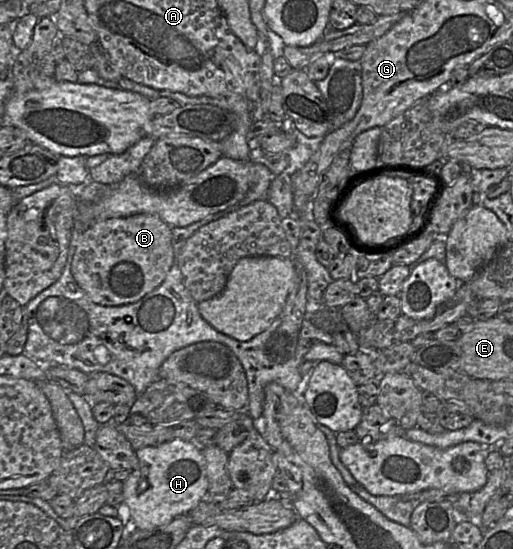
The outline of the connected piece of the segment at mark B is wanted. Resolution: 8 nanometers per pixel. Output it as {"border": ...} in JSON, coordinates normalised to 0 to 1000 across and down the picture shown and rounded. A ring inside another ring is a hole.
{"border":[[[296,390],[189,403],[158,428],[138,479],[140,501],[179,550],[197,557],[261,552],[306,525],[337,481],[333,413]]]}

